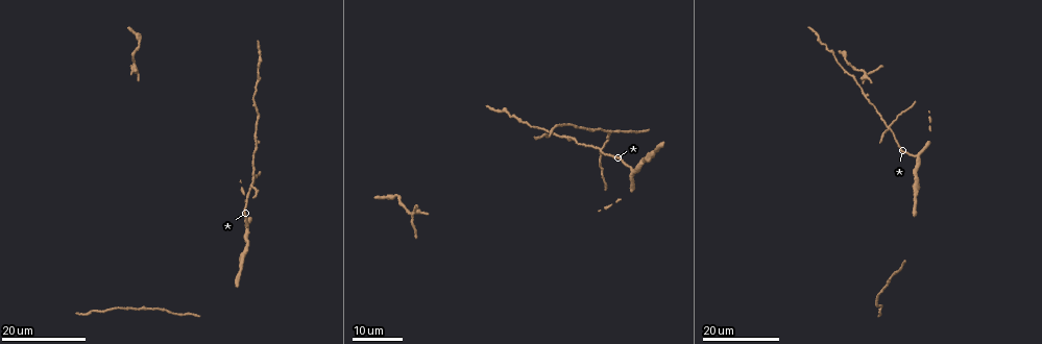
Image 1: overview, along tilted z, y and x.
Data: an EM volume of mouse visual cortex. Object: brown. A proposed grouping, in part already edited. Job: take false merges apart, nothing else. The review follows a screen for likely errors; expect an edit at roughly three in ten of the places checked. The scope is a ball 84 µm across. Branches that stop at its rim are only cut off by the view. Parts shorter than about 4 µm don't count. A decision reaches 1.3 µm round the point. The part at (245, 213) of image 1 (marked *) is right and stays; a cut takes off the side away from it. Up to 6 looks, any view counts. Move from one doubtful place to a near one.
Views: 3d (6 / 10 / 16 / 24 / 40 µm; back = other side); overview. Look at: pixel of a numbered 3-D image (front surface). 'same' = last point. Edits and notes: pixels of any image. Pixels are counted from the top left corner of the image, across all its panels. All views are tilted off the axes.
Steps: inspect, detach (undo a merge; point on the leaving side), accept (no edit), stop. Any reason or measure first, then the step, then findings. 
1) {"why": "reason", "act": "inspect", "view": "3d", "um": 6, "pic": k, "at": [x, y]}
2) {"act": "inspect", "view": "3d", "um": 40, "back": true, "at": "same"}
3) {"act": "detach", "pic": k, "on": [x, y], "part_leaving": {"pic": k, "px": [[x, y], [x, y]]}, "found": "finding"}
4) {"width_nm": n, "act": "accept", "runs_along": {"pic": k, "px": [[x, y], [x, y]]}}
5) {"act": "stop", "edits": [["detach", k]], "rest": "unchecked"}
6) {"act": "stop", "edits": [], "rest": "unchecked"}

{"why": "four arms meet", "act": "inspect", "view": "3d", "um": 16, "pic": 1, "at": [891, 125]}

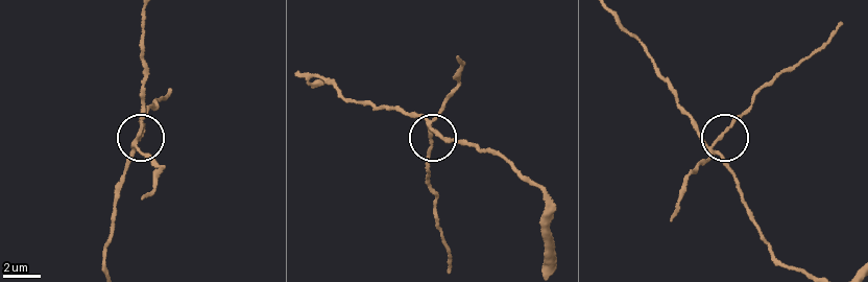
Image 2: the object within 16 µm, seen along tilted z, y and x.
{"act": "inspect", "view": "3d", "um": 6, "pic": 2, "at": [715, 141]}

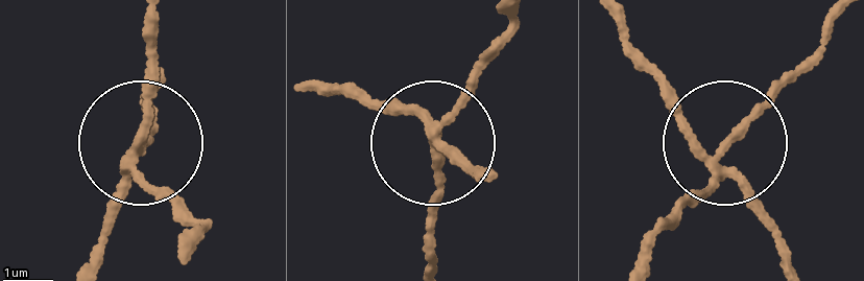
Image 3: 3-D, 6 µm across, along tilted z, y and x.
{"act": "detach", "pic": 3, "on": [439, 183], "part_leaving": {"pic": 3, "px": [[439, 124], [430, 263]]}, "found": "two neurons meet here"}

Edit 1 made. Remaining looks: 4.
{"act": "inspect", "view": "overview"}

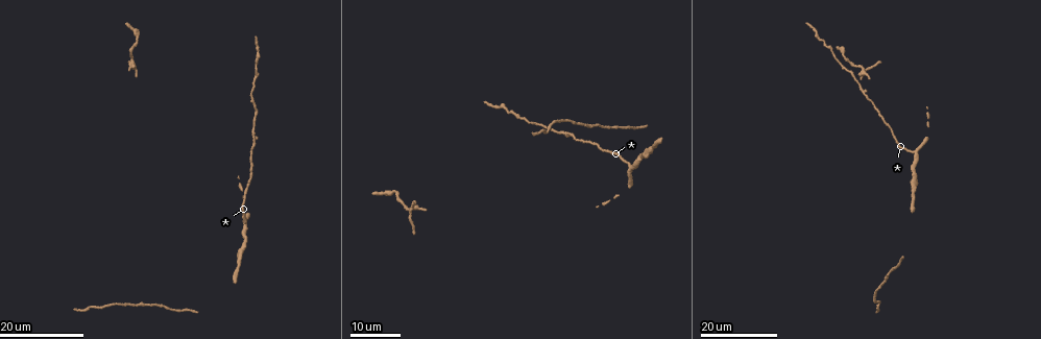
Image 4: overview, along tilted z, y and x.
{"why": "side arm on a straight run", "act": "inspect", "view": "3d", "um": 24, "pic": 4, "at": [862, 94]}

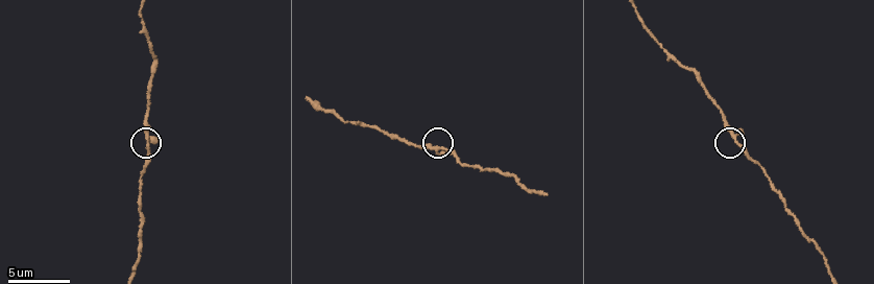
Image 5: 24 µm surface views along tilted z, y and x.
{"act": "inspect", "view": "3d", "um": 6, "pic": 5, "at": [442, 147]}

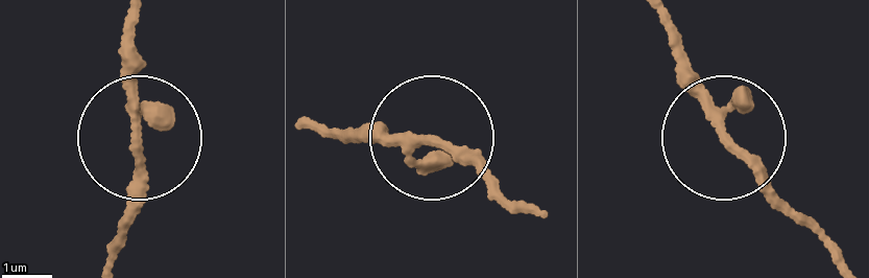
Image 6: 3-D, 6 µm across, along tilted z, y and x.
{"act": "accept", "runs_along": {"pic": 6, "px": [[845, 264], [725, 136], [696, 71], [673, 54]]}, "found": "continuous, no second neuron"}

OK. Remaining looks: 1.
{"act": "stop", "edits": [["detach", 3]], "rest": "unchecked"}

